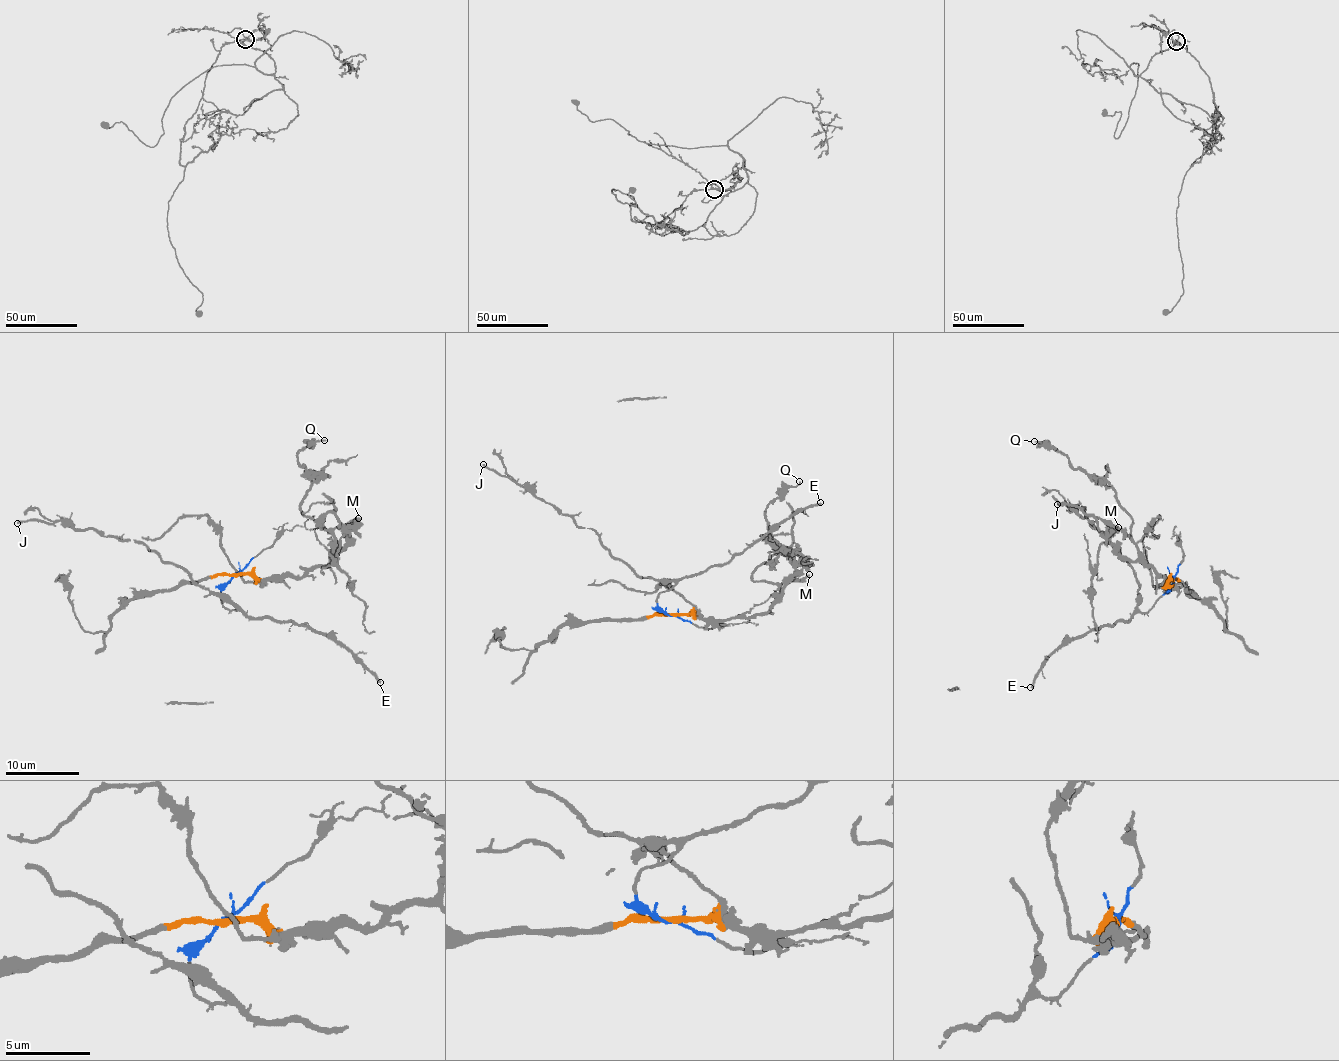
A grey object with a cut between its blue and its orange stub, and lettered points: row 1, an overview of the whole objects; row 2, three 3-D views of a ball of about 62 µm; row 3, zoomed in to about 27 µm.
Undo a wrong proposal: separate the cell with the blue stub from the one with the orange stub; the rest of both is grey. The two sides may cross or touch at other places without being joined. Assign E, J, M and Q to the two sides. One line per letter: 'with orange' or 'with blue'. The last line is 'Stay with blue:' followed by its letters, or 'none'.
E: with blue
J: with blue
M: with orange
Q: with orange
Stay with blue: E, J

